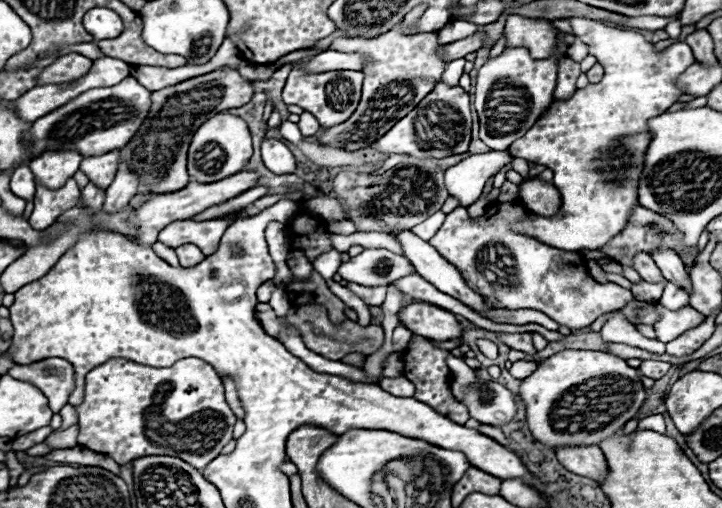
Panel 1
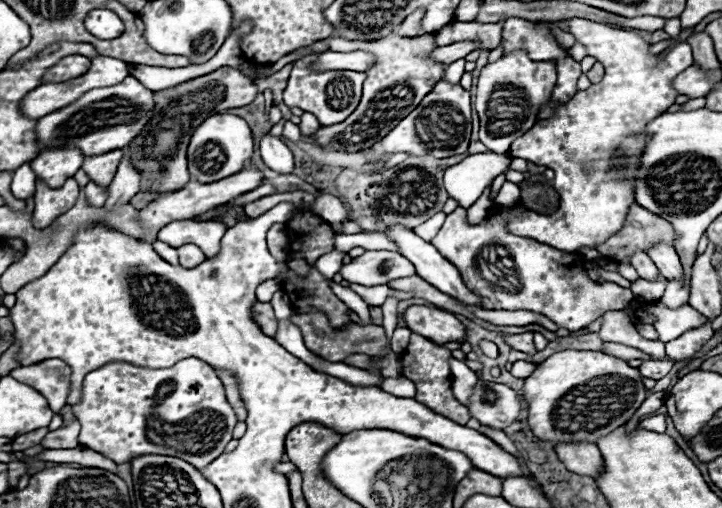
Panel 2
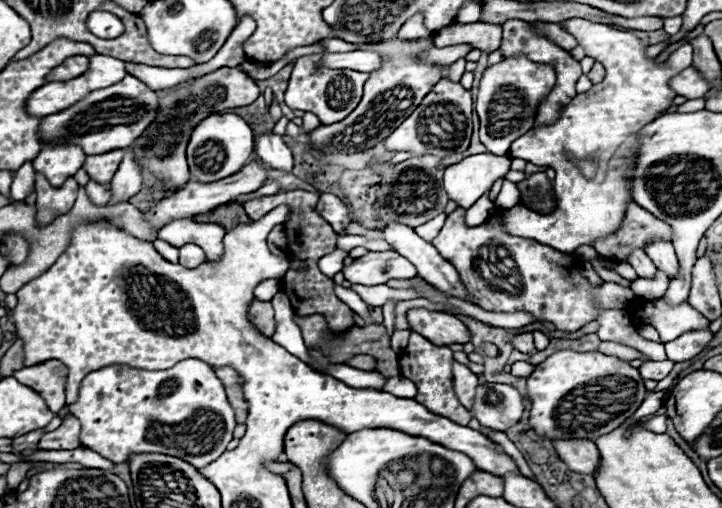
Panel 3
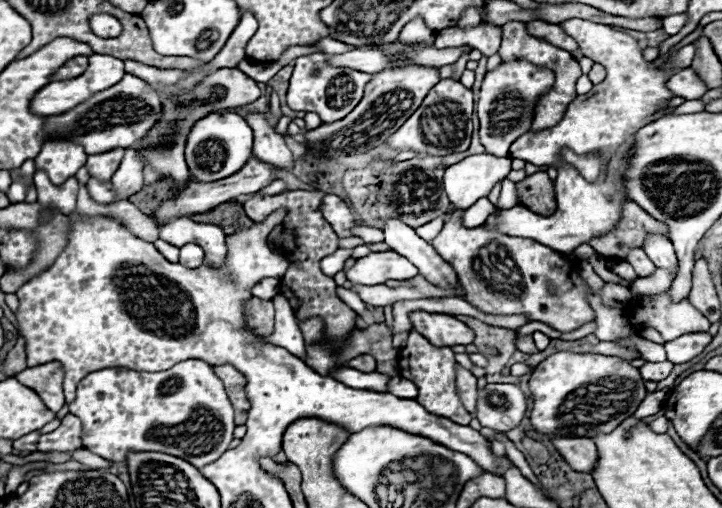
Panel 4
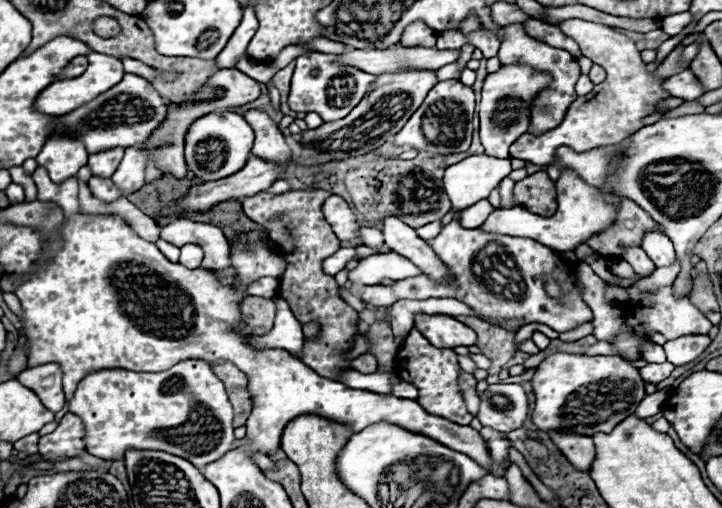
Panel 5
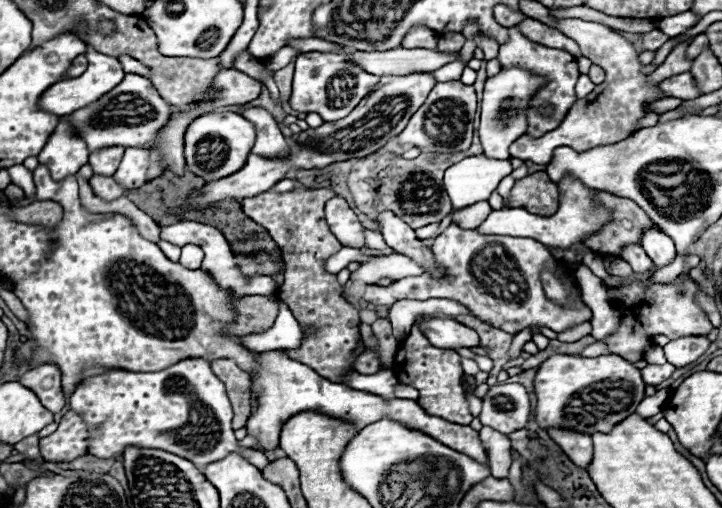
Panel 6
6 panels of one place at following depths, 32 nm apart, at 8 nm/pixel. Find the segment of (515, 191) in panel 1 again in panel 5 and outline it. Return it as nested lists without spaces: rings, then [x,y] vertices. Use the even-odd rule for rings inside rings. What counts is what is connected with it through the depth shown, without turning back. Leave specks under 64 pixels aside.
[[[506,177],[499,184],[499,193],[501,197],[501,208],[513,207],[513,189],[515,182]]]

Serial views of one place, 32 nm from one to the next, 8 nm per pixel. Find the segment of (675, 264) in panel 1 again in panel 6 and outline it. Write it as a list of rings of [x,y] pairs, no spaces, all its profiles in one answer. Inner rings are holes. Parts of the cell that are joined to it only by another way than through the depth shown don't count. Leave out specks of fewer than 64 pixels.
[[[658,228],[644,230],[640,246],[646,250],[646,254],[654,260],[656,266],[666,266],[676,258],[674,242],[664,232],[660,232]]]

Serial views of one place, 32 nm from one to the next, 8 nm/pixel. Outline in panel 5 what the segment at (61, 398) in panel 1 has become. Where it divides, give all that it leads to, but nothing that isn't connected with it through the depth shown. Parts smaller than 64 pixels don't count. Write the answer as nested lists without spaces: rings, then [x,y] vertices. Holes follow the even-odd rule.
[[[50,362],[50,364],[26,368],[16,378],[26,388],[32,388],[40,396],[42,404],[48,410],[60,412],[62,406],[66,404],[64,402],[64,392],[62,392],[62,370],[60,370],[60,364]]]

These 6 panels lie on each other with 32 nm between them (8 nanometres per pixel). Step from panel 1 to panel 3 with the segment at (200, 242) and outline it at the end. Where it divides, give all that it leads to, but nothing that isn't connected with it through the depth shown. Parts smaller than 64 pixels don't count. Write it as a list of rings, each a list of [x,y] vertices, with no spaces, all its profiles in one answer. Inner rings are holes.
[[[190,218],[172,220],[158,230],[158,238],[172,244],[196,244],[204,248],[208,260],[218,260],[222,256],[222,238],[226,230],[216,222],[194,222]]]

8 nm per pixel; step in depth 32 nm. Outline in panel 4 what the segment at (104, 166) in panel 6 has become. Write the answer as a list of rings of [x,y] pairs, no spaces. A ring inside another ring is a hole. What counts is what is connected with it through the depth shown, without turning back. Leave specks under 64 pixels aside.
[[[116,148],[116,150],[110,150],[110,152],[102,152],[102,154],[90,154],[84,166],[88,168],[92,178],[96,178],[96,180],[110,180],[112,174],[118,168],[122,156],[124,156],[122,148]]]

